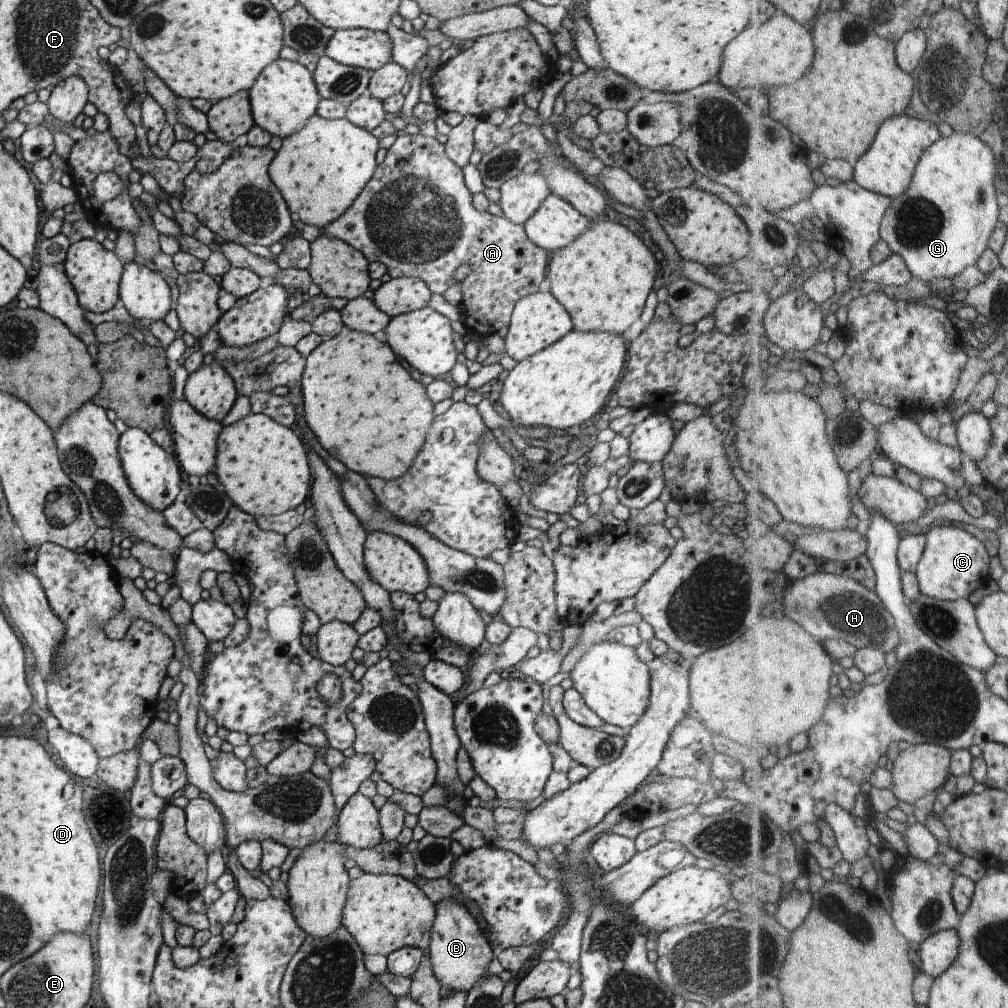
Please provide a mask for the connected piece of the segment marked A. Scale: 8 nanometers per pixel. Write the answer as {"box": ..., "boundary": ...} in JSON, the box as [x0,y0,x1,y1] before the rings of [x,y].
{"box":[322,133,548,340],"boundary":[[[420,133],[398,135],[382,163],[377,164],[364,190],[344,214],[322,231],[357,248],[370,262],[384,263],[392,279],[421,278],[434,294],[443,294],[457,283],[454,271],[458,266],[471,265],[470,274],[459,284],[464,296],[461,310],[468,321],[468,332],[483,340],[509,326],[513,308],[523,296],[538,292],[538,286],[546,276],[548,252],[531,242],[523,225],[515,225],[488,211],[476,210],[472,201],[473,194],[465,185],[462,169],[447,157],[442,143]]]}

